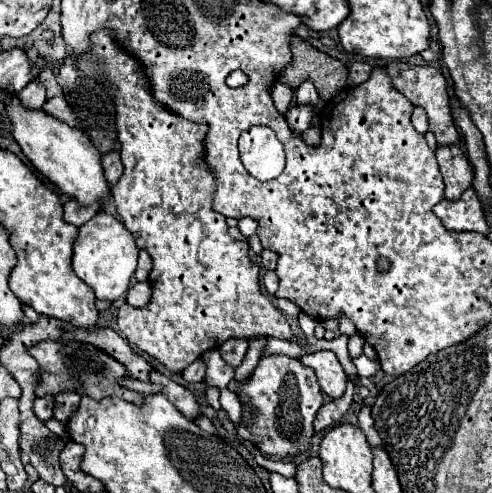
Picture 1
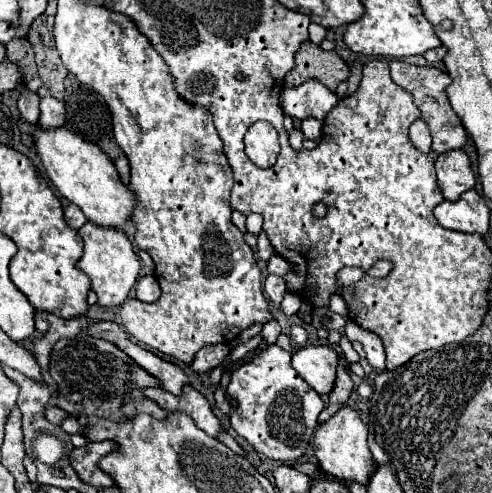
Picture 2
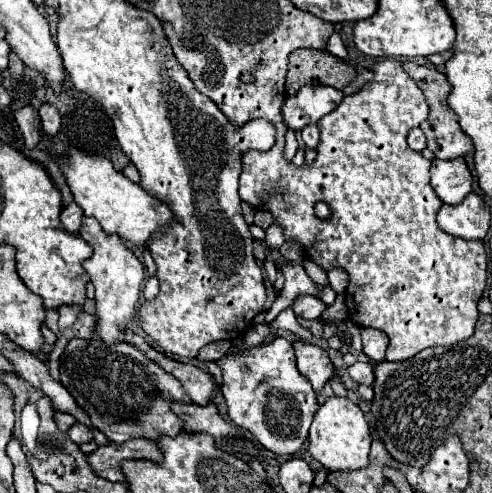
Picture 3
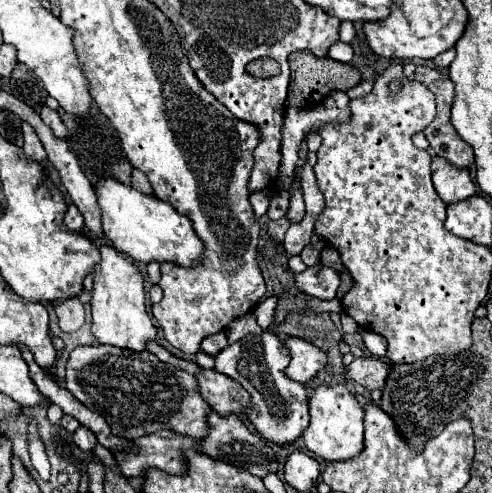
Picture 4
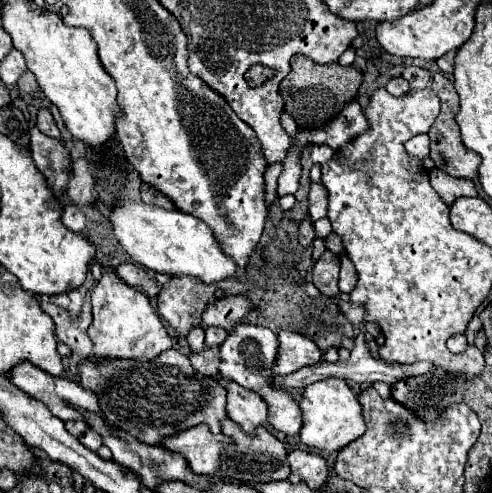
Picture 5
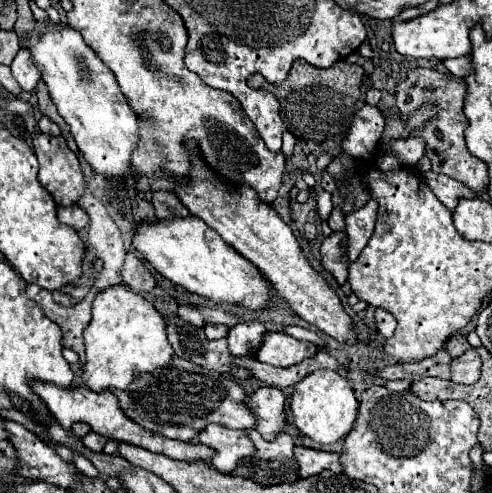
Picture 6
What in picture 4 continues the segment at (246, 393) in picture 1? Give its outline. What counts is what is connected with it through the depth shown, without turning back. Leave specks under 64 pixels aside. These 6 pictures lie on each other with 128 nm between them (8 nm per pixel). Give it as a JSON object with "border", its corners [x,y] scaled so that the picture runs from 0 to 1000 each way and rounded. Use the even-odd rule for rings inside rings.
{"border":[[[504,677],[500,686],[463,698],[435,730],[439,751],[447,759],[476,767],[504,791],[508,819],[500,824],[500,848],[541,892],[553,892],[557,901],[593,901],[626,868],[630,840],[622,783],[602,771],[589,771],[577,759],[589,738],[589,714],[561,677]]]}

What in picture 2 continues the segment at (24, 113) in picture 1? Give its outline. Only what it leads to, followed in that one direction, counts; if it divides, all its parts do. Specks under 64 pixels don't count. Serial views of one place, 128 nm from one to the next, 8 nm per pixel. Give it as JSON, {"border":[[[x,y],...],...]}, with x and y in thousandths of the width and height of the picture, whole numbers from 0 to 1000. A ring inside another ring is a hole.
{"border":[[[77,256],[69,272],[69,300],[114,385],[146,414],[154,414],[183,450],[244,462],[252,450],[264,446],[276,402],[260,385],[260,377],[244,369],[232,333],[195,292],[142,268],[138,260],[89,264]]]}

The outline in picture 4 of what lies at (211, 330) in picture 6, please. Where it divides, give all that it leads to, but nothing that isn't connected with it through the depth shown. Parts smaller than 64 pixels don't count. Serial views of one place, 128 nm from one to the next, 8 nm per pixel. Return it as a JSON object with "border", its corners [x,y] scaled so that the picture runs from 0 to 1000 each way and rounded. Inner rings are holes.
{"border":[[[443,673],[443,677],[423,682],[423,686],[411,694],[411,714],[423,718],[423,722],[439,722],[439,718],[451,714],[459,702],[463,702],[459,677],[455,677],[455,673]]]}

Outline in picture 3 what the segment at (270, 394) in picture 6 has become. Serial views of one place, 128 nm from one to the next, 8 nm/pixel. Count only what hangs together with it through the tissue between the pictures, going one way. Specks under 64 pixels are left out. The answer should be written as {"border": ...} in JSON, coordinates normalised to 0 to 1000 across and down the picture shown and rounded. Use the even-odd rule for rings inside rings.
{"border":[[[252,669],[252,694],[264,694],[268,702],[276,702],[285,714],[293,714],[293,722],[301,722],[309,734],[325,738],[325,746],[333,746],[333,755],[350,759],[358,771],[366,771],[370,787],[378,791],[378,799],[386,803],[386,811],[394,819],[419,819],[431,811],[431,795],[443,791],[443,783],[435,779],[431,763],[411,755],[407,746],[390,742],[390,738],[374,738],[350,726],[337,726],[333,718],[317,714],[289,682],[272,677],[268,669]]]}

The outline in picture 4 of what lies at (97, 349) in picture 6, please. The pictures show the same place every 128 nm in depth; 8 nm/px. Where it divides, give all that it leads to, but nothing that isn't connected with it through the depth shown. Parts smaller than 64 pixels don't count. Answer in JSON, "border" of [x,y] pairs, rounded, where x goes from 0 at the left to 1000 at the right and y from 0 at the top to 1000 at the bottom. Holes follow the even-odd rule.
{"border":[[[207,491],[207,527],[191,544],[191,592],[187,592],[187,677],[203,698],[228,698],[289,714],[301,690],[317,686],[317,665],[297,633],[293,560],[268,527],[240,515],[228,499]]]}

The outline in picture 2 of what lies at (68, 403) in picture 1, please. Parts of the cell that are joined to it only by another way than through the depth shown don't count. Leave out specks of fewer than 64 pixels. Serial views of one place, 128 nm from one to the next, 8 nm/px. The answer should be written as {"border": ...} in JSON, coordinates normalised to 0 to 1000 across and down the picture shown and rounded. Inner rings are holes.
{"border":[[[134,844],[130,856],[122,860],[122,868],[138,880],[167,880],[171,876],[171,864],[163,860],[163,852],[154,844]]]}

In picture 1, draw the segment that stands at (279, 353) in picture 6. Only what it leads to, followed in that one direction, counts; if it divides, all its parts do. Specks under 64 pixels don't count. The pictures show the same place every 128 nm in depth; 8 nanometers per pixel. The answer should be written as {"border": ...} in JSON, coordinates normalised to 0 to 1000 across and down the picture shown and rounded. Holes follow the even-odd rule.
{"border":[[[638,714],[610,726],[610,734],[638,746],[654,795],[663,795],[671,807],[691,807],[703,795],[703,759],[679,714]]]}

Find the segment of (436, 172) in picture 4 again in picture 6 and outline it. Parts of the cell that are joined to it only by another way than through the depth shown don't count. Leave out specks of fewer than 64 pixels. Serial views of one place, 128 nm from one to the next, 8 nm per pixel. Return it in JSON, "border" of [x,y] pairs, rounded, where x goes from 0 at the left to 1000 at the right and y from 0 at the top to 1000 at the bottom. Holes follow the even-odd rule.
{"border":[[[870,345],[870,349],[862,349],[862,365],[866,365],[866,373],[874,377],[874,385],[882,389],[882,398],[886,398],[915,430],[923,430],[923,422],[927,422],[927,414],[931,414],[935,402],[963,402],[963,398],[967,398],[963,385],[955,385],[951,377],[943,377],[939,369],[915,361],[915,357],[907,357],[907,353],[886,353],[886,349]]]}

